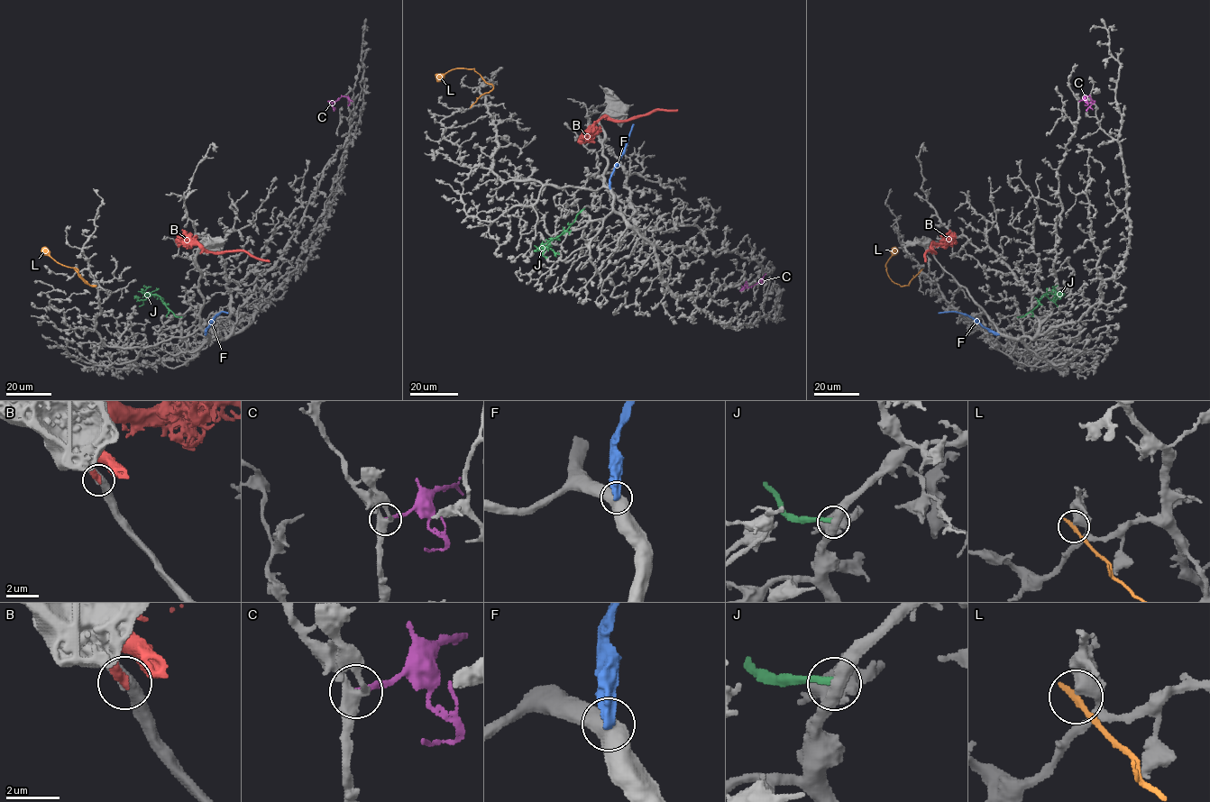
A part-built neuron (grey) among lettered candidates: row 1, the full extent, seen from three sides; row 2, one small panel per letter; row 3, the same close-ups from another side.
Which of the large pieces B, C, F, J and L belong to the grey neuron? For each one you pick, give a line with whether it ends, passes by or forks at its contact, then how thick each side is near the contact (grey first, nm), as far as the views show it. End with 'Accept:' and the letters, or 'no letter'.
Accept: no letter

